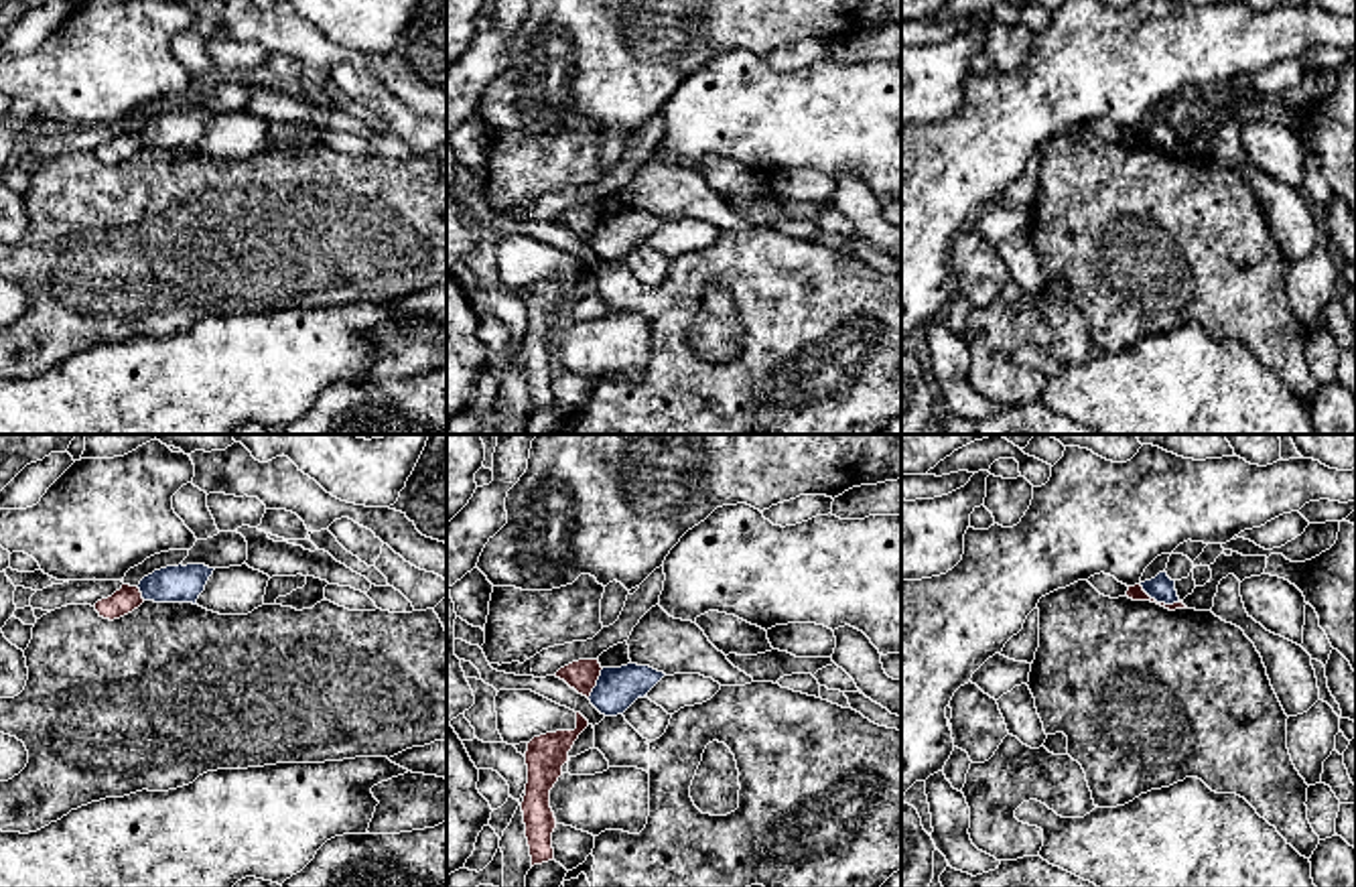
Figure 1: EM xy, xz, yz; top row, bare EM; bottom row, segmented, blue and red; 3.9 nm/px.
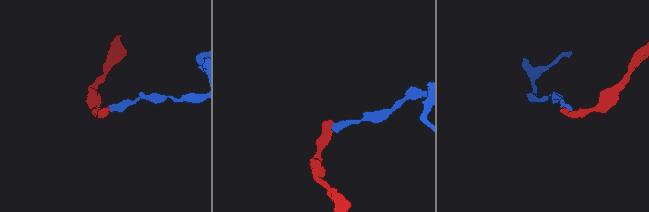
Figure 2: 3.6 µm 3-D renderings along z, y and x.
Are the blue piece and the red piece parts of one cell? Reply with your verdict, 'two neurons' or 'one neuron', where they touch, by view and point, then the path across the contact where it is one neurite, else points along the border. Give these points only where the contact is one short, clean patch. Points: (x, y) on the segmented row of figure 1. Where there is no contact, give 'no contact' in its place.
two neurons; meets blue in yz at (1160, 601); border along yz (1139, 585), (1158, 601), (1180, 601)

